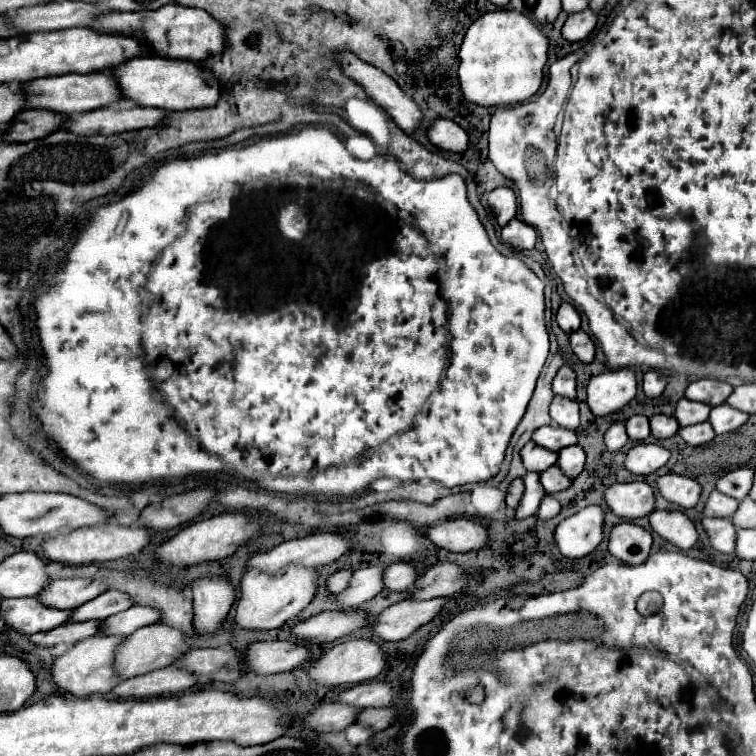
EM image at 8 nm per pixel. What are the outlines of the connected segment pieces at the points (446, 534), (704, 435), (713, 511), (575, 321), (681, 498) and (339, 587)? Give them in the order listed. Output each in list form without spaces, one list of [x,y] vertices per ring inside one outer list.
[[[454,517],[454,519],[448,519],[446,523],[432,525],[428,527],[426,535],[434,545],[454,553],[480,551],[484,549],[490,537],[486,525],[468,517]]]
[[[708,421],[704,423],[696,423],[696,425],[690,425],[690,427],[682,427],[678,431],[682,435],[682,439],[688,443],[688,445],[702,445],[702,443],[708,443],[714,439],[714,429]]]
[[[712,491],[708,497],[708,503],[704,507],[706,517],[732,517],[732,513],[738,509],[738,501],[720,493]]]
[[[570,303],[560,305],[560,309],[556,313],[556,321],[562,327],[562,331],[566,331],[566,333],[574,333],[580,329],[580,315]]]
[[[670,473],[670,475],[662,475],[658,479],[658,489],[664,499],[680,505],[682,509],[690,509],[698,503],[702,487],[696,479]]]
[[[338,571],[338,573],[334,573],[334,575],[328,577],[326,585],[328,585],[328,589],[330,589],[334,595],[338,595],[338,593],[342,593],[344,589],[348,589],[350,579],[352,579],[352,571]]]

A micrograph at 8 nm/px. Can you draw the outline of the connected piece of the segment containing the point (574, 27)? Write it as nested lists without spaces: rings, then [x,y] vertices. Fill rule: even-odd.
[[[586,7],[584,11],[568,15],[568,19],[562,27],[562,37],[570,43],[582,41],[584,37],[588,37],[592,33],[594,27],[596,27],[596,13],[590,7]]]

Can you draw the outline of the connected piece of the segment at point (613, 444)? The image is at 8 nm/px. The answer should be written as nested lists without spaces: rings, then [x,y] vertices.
[[[612,423],[610,429],[608,429],[606,435],[604,435],[606,449],[608,449],[610,453],[616,453],[616,451],[620,451],[620,449],[626,445],[626,441],[628,441],[628,435],[626,435],[624,423]]]

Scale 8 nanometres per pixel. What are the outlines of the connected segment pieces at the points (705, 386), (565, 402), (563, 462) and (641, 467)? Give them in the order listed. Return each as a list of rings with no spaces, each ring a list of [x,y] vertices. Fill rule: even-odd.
[[[698,379],[686,387],[686,399],[708,403],[708,405],[716,407],[716,405],[722,405],[730,397],[732,391],[734,391],[734,387],[726,381]]]
[[[556,395],[550,403],[550,417],[554,419],[554,423],[558,423],[560,427],[572,429],[576,431],[580,417],[578,417],[578,403],[574,399],[566,399],[562,395]]]
[[[570,445],[558,451],[558,467],[562,467],[566,475],[572,475],[572,479],[582,473],[584,463],[586,463],[586,453],[580,445]]]
[[[638,443],[628,451],[624,465],[628,471],[636,475],[648,475],[658,471],[662,465],[666,465],[668,459],[670,459],[670,451],[664,449],[662,445]]]

